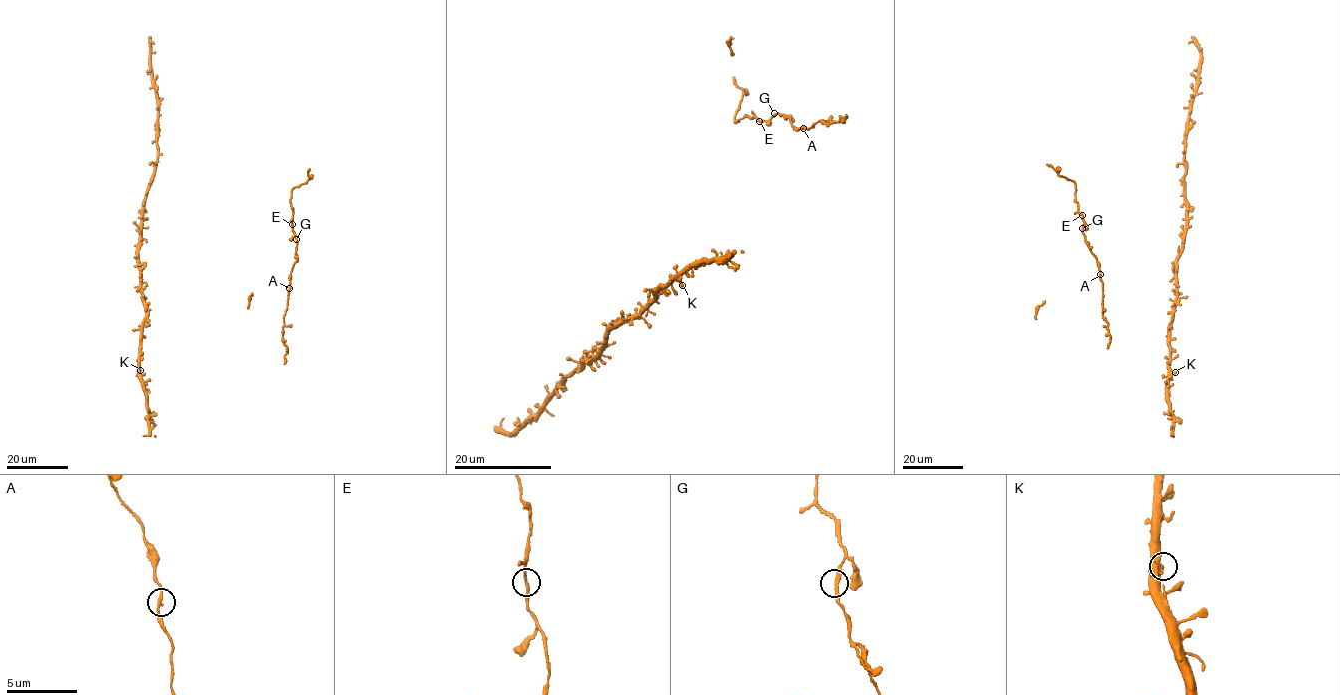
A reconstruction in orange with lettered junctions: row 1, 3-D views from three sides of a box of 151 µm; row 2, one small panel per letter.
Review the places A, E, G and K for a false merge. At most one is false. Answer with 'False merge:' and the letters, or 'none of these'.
False merge: none of these

